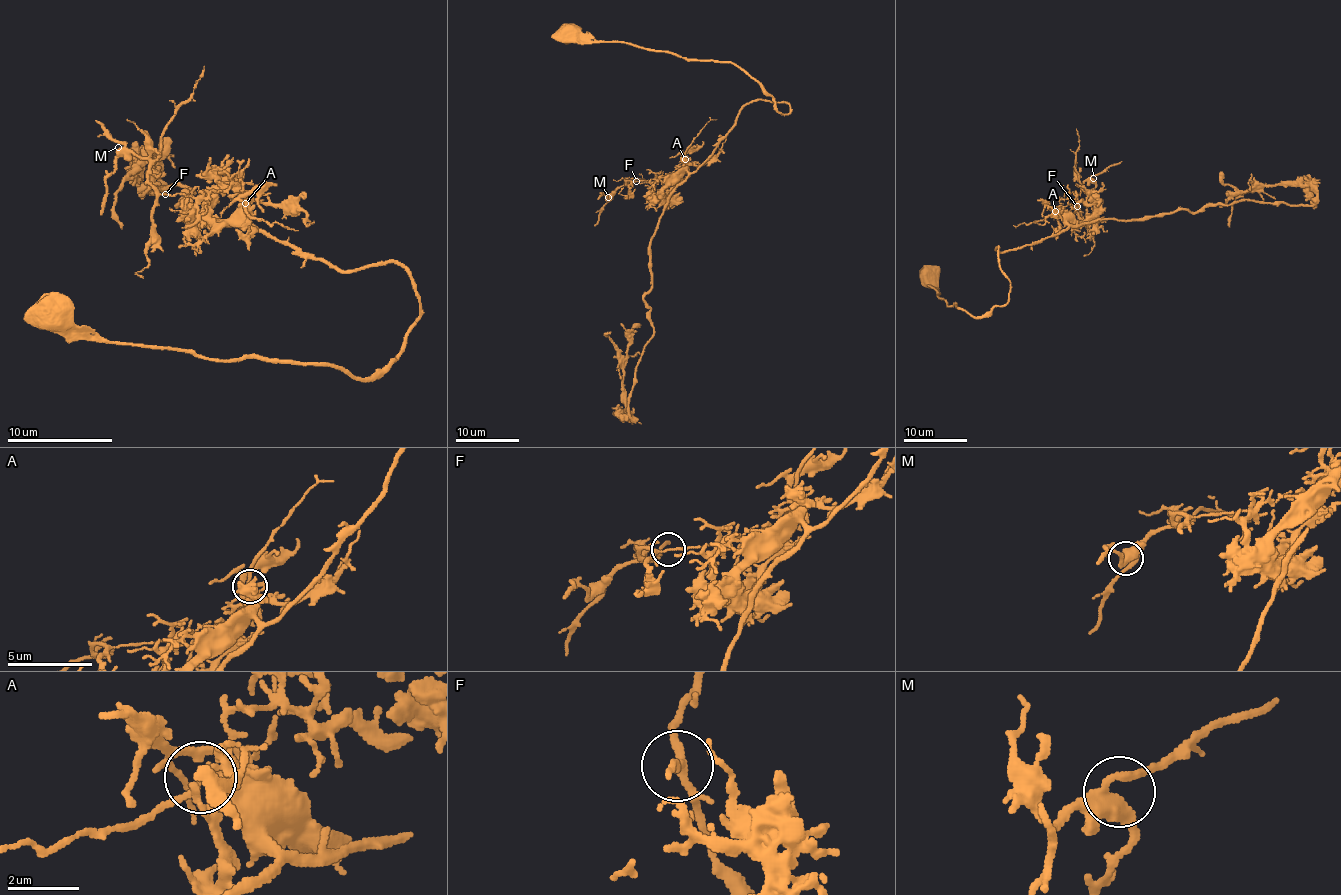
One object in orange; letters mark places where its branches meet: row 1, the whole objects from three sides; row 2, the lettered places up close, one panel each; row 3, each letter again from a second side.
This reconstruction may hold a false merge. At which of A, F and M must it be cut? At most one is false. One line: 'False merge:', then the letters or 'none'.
False merge: F

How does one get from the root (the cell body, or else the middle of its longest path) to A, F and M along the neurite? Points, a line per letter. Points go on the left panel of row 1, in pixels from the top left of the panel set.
A: (52, 314), (121, 343), (373, 378), (420, 314), (412, 277), (309, 259), (245, 203)
F: (52, 314), (108, 341), (357, 378), (399, 354), (420, 314), (399, 264), (335, 269), (166, 195)
M: (52, 314), (108, 341), (357, 378), (394, 359), (420, 314), (399, 264), (335, 269), (219, 227), (118, 147)

